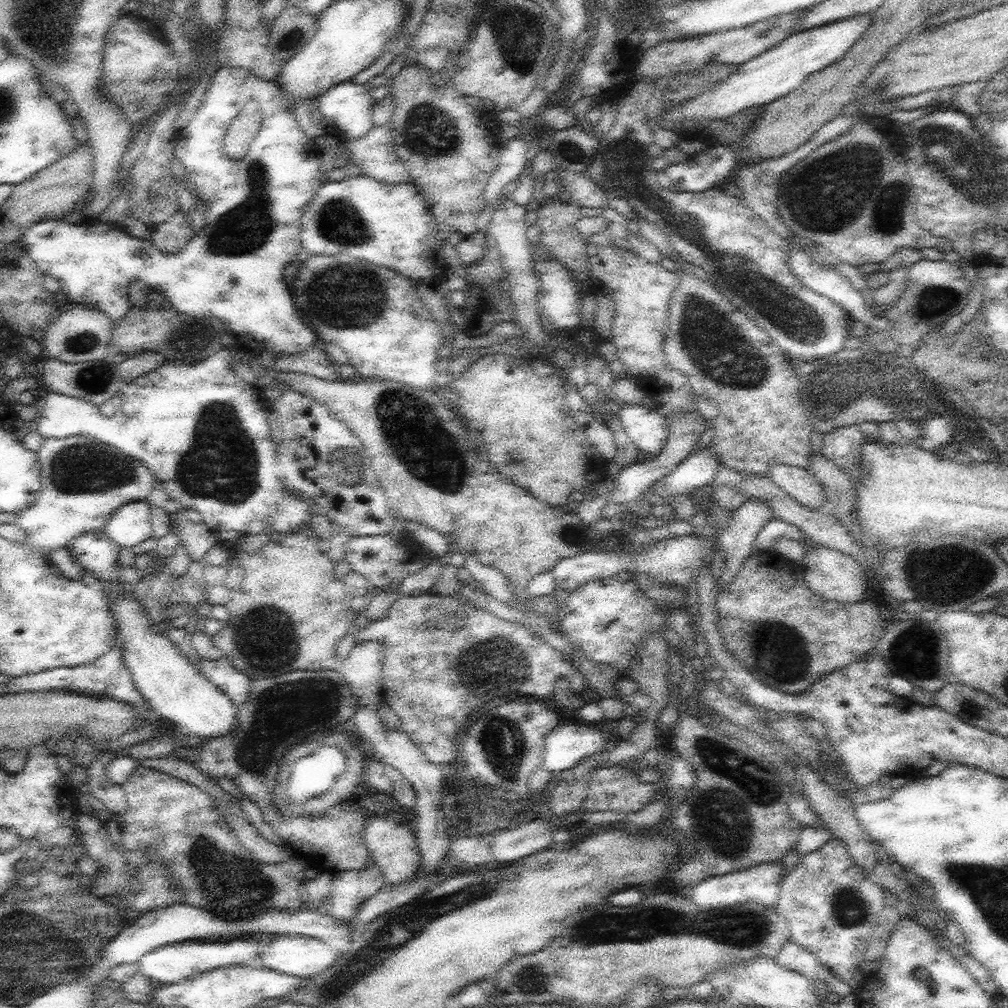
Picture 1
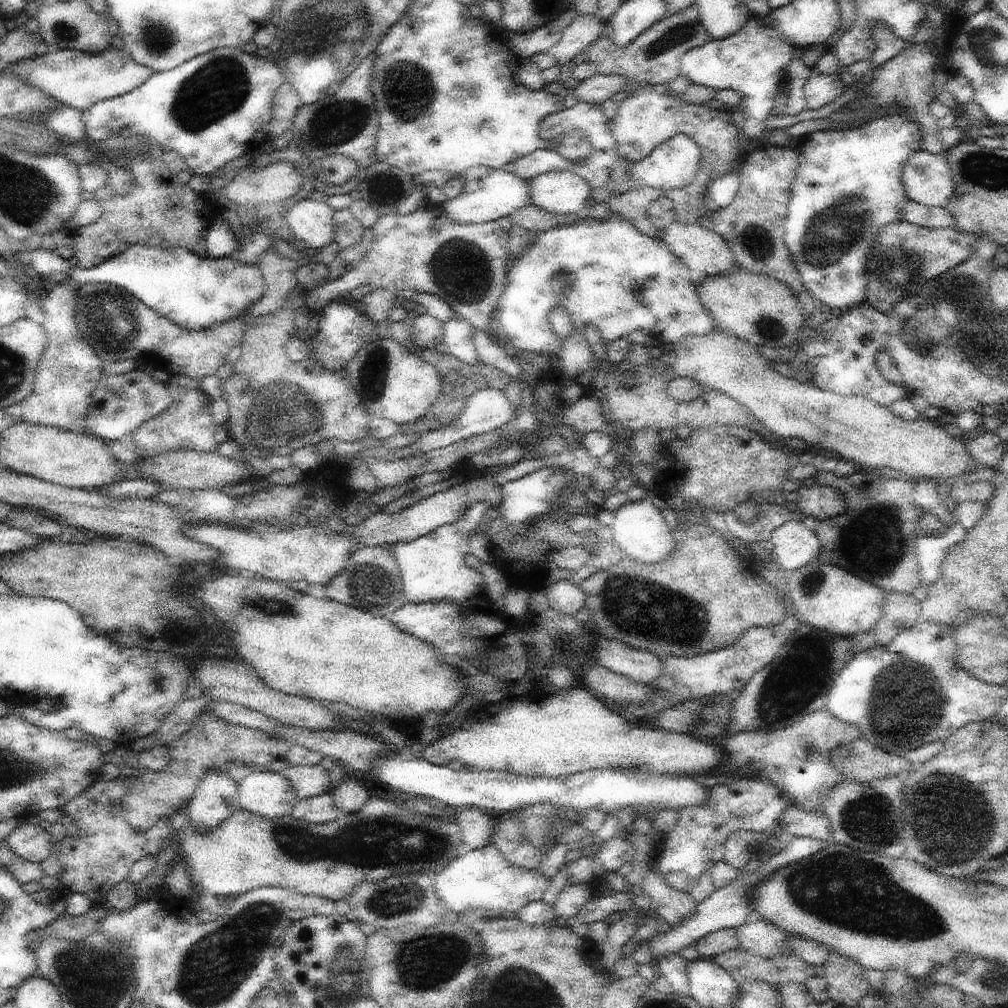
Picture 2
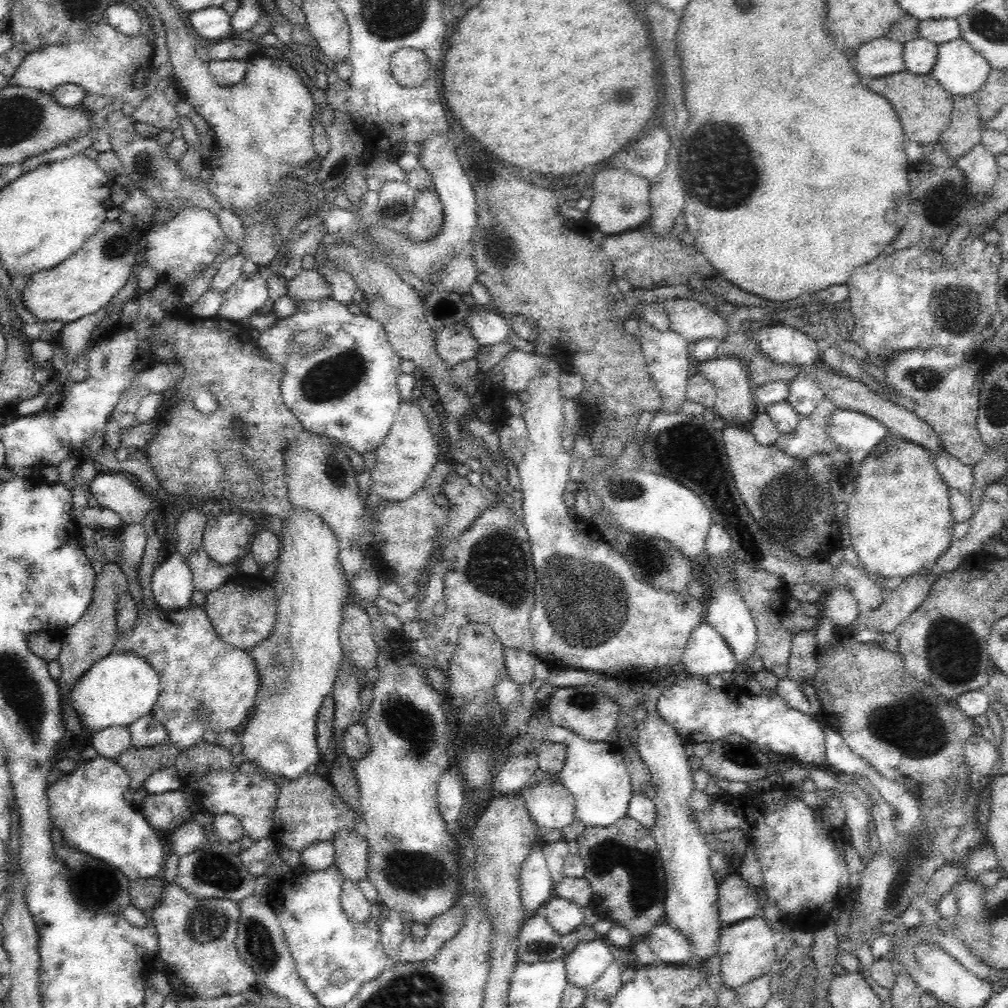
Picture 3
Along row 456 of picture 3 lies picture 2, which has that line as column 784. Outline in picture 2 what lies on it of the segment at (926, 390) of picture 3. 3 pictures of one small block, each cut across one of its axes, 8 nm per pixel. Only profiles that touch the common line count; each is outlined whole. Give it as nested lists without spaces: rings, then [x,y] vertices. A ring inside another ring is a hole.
[[[742,948],[721,954],[713,961],[725,968],[738,984],[766,981],[780,987],[787,982],[805,984],[816,975],[816,967],[796,953],[769,959]]]

